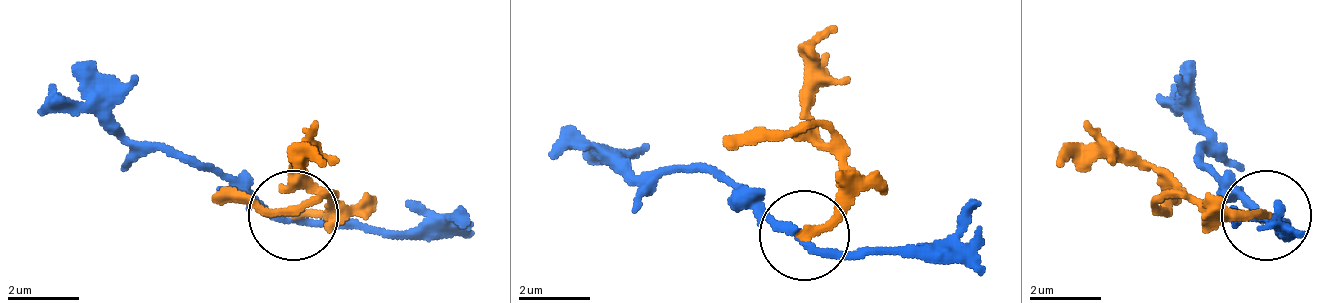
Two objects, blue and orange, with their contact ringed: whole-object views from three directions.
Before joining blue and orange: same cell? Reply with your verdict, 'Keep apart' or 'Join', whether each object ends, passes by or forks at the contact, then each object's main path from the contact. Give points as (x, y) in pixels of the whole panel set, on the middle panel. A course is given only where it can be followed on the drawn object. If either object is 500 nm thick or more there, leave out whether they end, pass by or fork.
Keep apart. At the ring blue passes by. At the ring orange ends. Course of blue: (802, 237), (712, 174), (640, 174), (559, 138). Course of orange: (802, 237), (838, 210), (838, 156), (811, 120), (811, 48), (838, 30)

